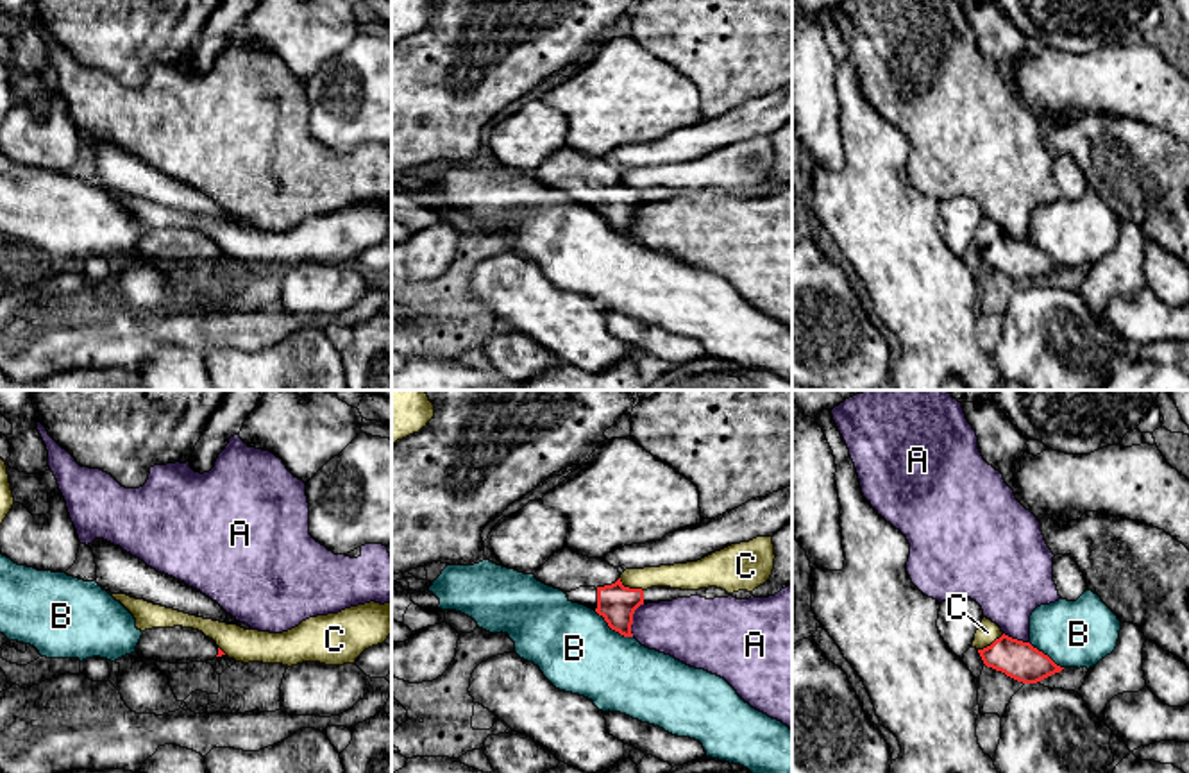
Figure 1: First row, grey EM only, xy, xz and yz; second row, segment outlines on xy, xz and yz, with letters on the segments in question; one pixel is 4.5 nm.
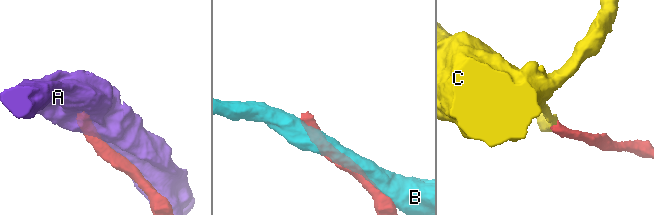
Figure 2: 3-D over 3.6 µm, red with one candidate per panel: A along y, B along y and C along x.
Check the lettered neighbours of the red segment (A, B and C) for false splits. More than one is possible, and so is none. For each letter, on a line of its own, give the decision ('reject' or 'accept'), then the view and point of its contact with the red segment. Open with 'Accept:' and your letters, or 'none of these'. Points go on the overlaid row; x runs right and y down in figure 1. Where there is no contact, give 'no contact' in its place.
Accept: none of these
A: reject; contact xz (632, 620)
B: reject; contact xz (612, 628)
C: reject; contact xz (628, 587)

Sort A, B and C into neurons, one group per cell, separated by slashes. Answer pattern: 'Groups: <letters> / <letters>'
Groups: A / B / C

